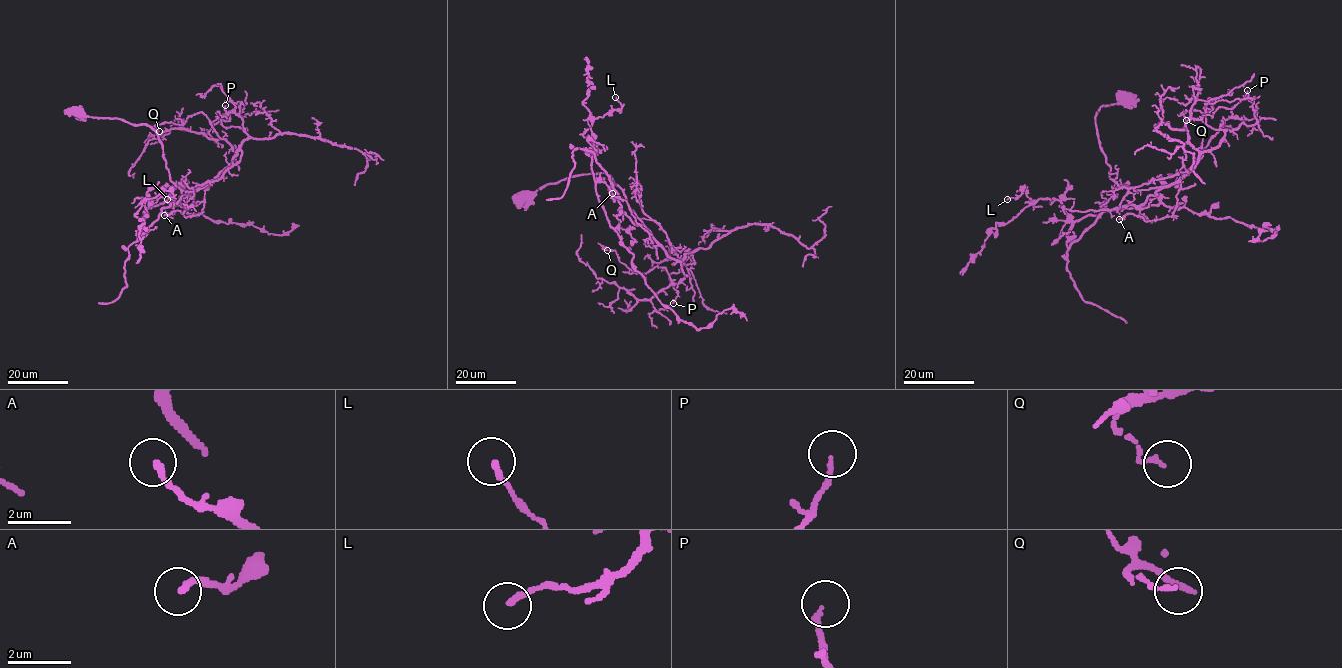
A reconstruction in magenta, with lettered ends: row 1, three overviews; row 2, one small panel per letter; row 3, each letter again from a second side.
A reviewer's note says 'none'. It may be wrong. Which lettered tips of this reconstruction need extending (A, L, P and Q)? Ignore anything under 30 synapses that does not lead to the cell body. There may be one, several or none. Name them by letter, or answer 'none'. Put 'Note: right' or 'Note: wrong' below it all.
none
Note: right

